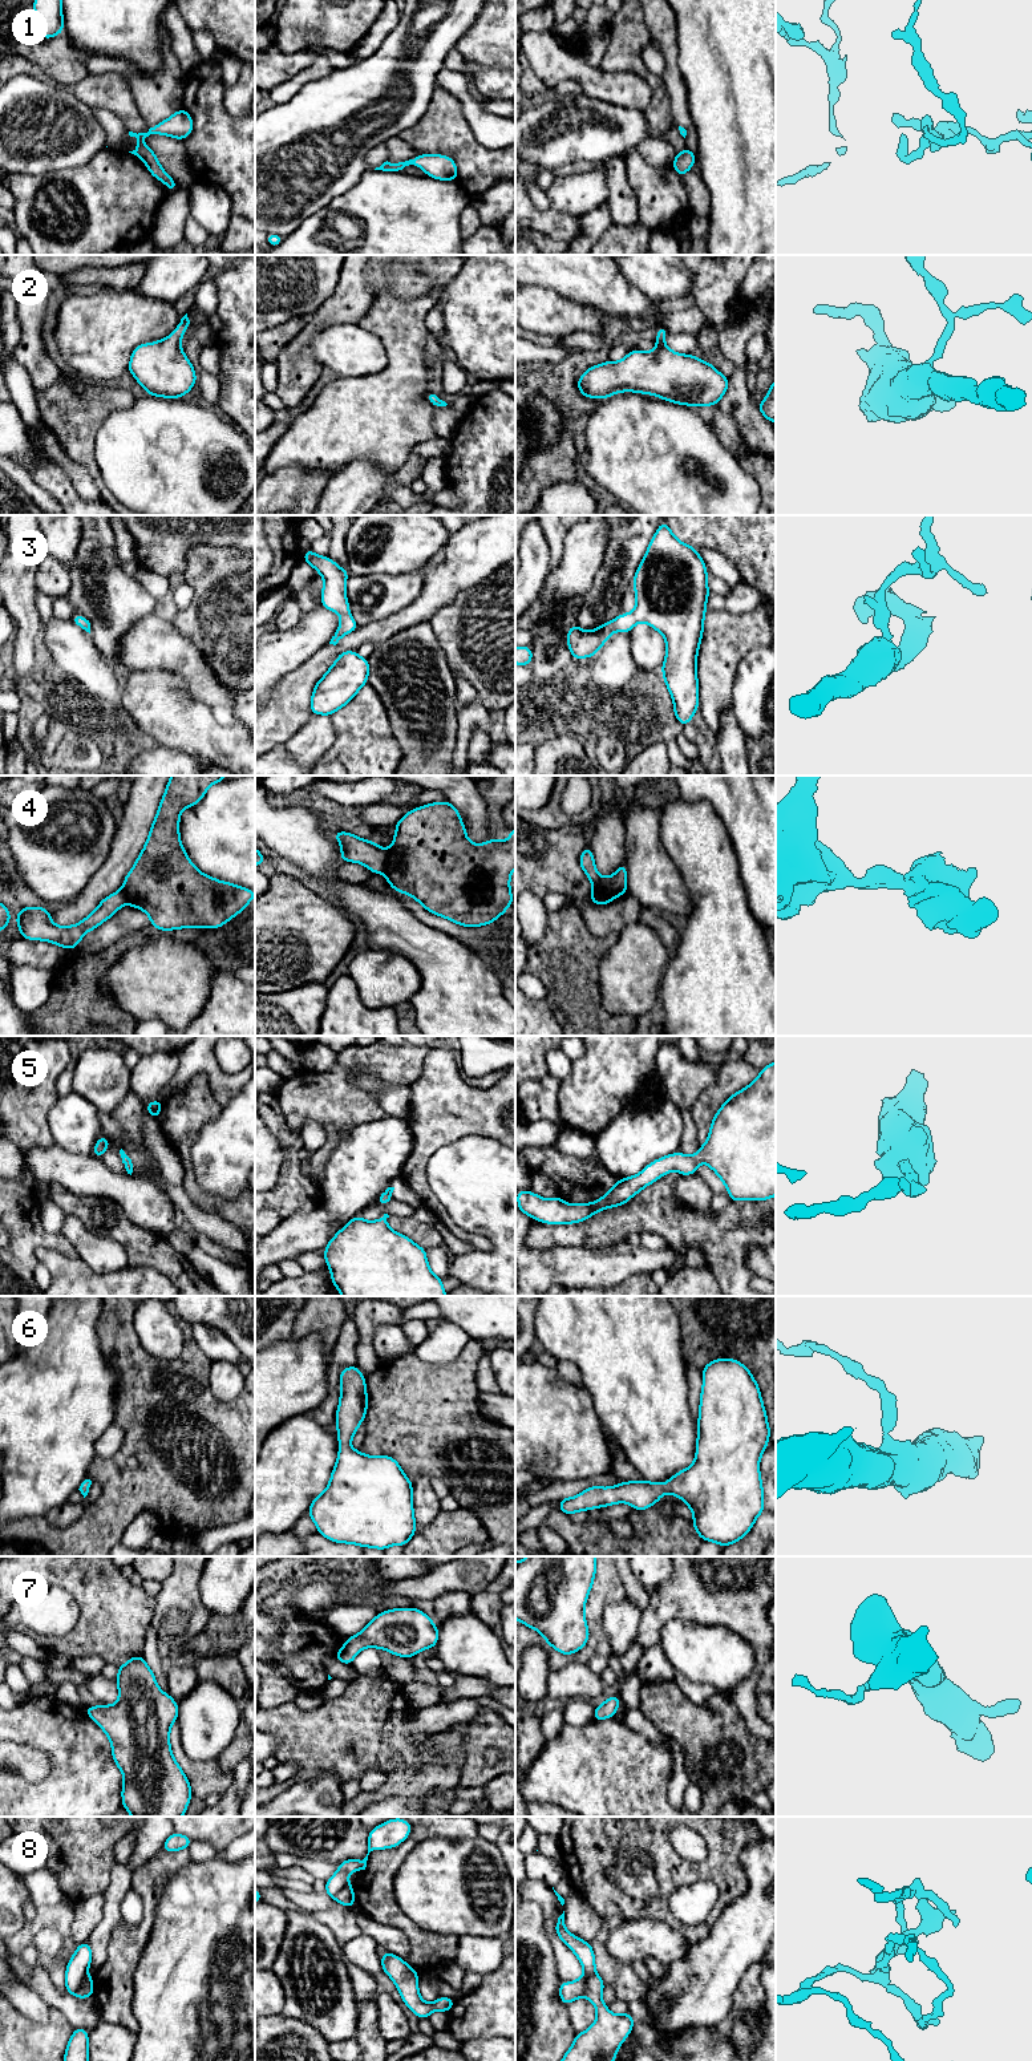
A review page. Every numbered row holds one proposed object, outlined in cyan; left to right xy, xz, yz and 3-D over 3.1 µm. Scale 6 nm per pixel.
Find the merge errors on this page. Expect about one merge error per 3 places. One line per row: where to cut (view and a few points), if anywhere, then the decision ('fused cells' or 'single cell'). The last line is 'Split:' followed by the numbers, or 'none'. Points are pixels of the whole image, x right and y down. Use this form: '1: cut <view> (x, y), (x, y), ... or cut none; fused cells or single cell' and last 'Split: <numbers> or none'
1: cut none; single cell
2: cut none; single cell
3: cut none; single cell
4: cut xz (387, 850), (387, 865), (383, 871); fused cells
5: cut none; single cell
6: cut none; single cell
7: cut none; single cell
8: cut yz (595, 1972), (587, 1980), (583, 1995); fused cells
Split: 4, 8

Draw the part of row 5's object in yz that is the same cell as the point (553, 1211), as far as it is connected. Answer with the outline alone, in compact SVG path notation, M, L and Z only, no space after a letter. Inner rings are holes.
M776 1061L723 1104L707 1142L692 1157L680 1151L661 1157L639 1174L618 1179L606 1195L591 1203L571 1204L558 1195L545 1199L517 1190L518 1210L547 1224L580 1223L604 1208L623 1206L669 1171L695 1174L700 1162L720 1177L732 1202L766 1200L776 1195Z

